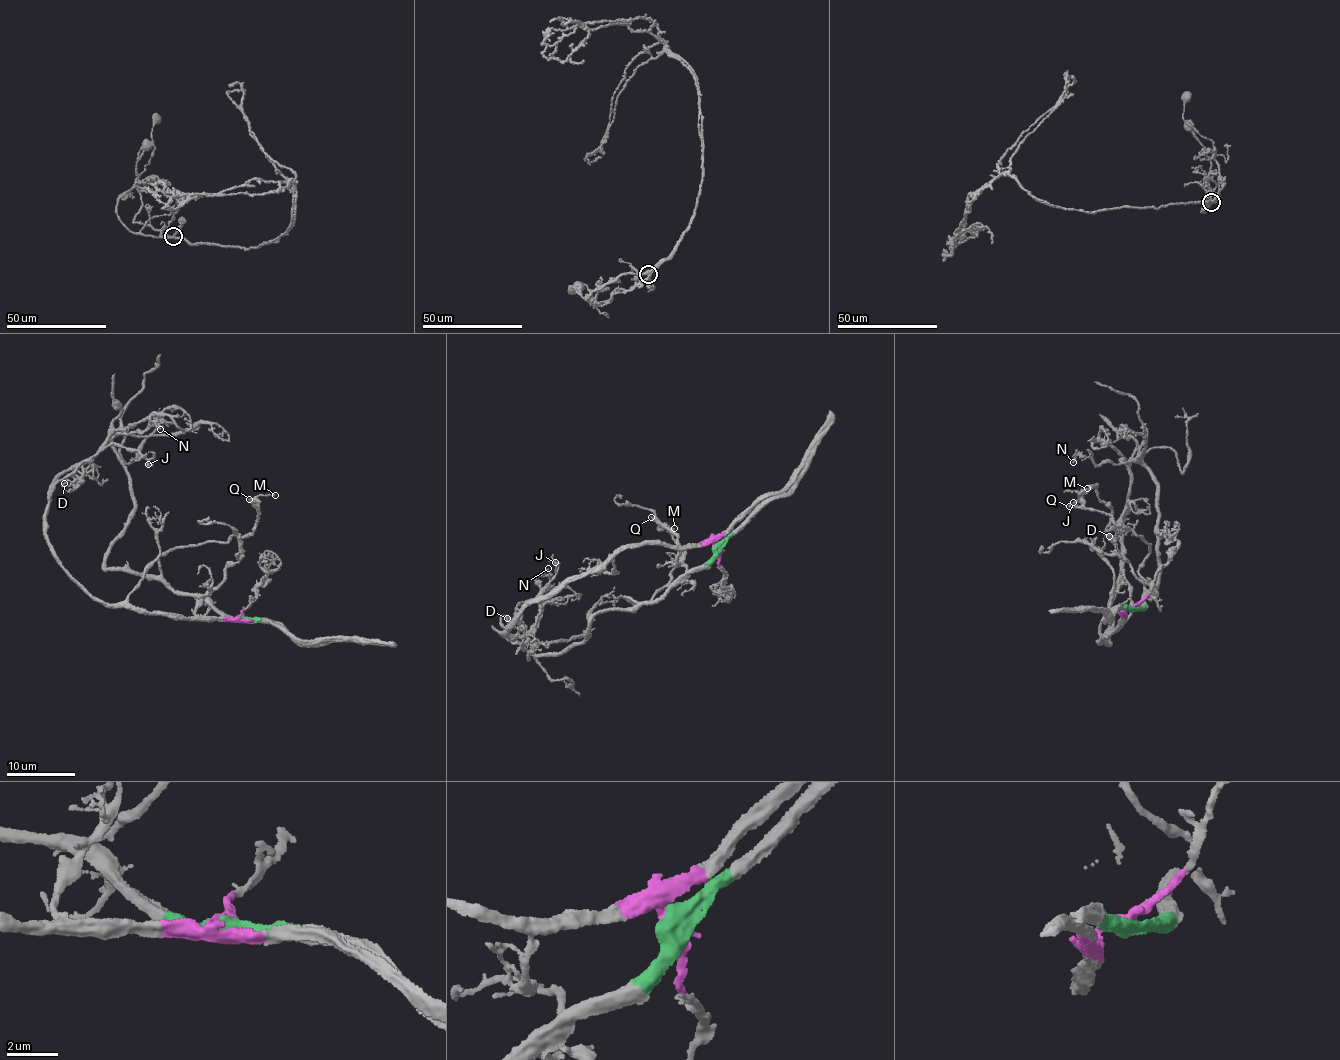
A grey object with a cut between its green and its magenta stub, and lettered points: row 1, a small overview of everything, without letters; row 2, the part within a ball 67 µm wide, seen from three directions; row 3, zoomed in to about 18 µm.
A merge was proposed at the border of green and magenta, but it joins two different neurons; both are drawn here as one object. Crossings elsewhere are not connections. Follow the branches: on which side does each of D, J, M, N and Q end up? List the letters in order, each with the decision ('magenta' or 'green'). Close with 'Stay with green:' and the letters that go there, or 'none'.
D: magenta
J: magenta
M: green
N: green
Q: green
Stay with green: M, N, Q

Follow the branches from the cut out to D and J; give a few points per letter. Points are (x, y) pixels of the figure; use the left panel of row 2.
D: (240, 616), (192, 618), (96, 598), (49, 547), (46, 504), (53, 486), (73, 475), (69, 491), (64, 482)
J: (240, 616), (112, 606), (49, 547), (46, 504), (57, 482), (108, 445), (148, 464)

